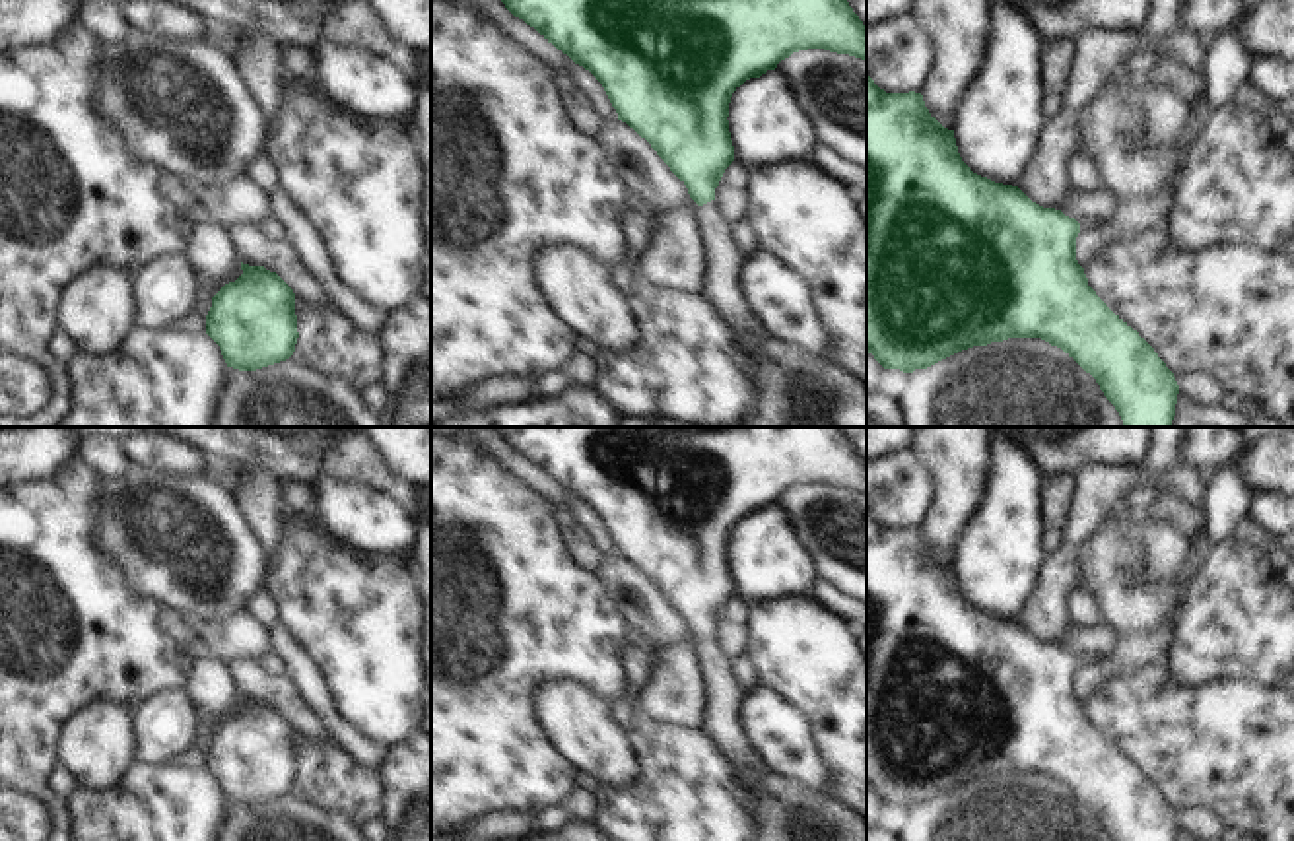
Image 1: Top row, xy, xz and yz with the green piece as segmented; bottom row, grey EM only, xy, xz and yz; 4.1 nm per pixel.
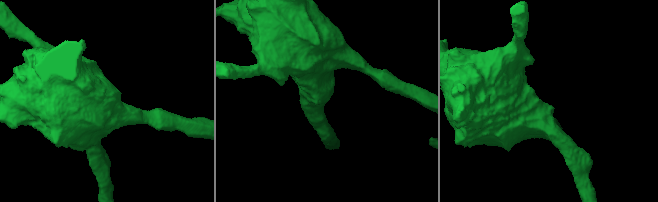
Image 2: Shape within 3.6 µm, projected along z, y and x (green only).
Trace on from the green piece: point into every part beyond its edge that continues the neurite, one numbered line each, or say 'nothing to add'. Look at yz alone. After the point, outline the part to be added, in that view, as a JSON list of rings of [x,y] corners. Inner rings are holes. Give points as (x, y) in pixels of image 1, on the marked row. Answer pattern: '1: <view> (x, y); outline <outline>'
1: yz (1087, 224); outline [[[1078,218],[1076,221],[1080,223],[1080,233],[1102,231],[1111,225],[1109,218]]]

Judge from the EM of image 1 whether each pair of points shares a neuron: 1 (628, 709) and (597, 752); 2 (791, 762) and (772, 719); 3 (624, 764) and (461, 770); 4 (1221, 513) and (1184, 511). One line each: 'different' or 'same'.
1: different
2: same
3: different
4: different

